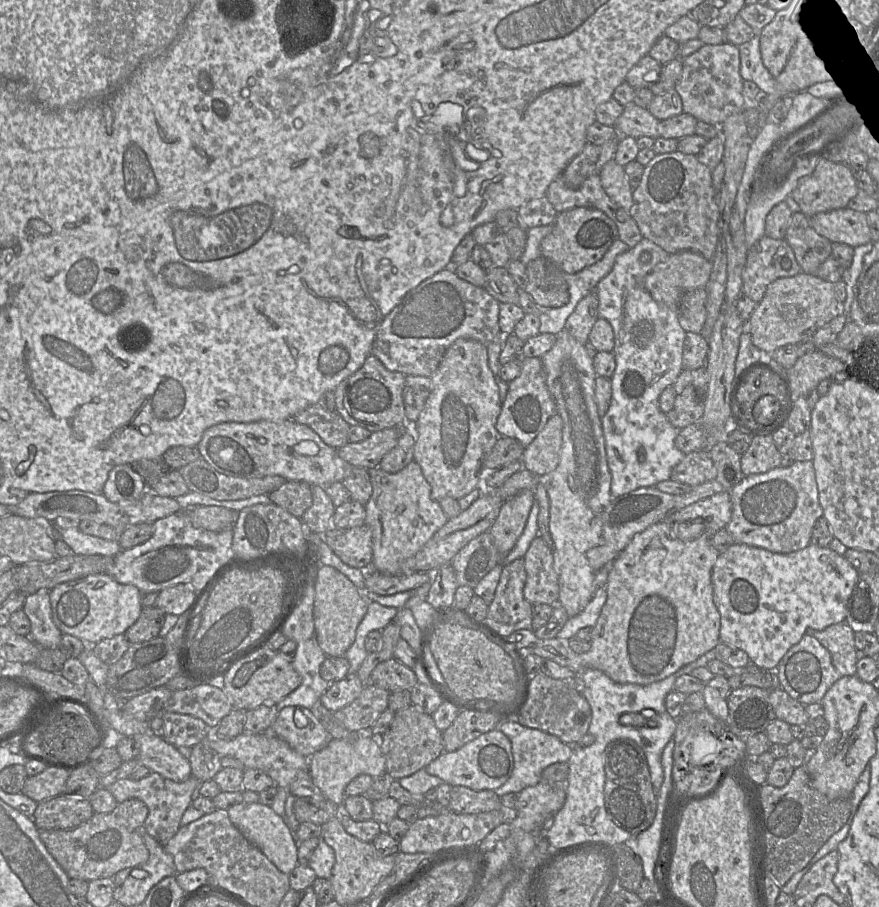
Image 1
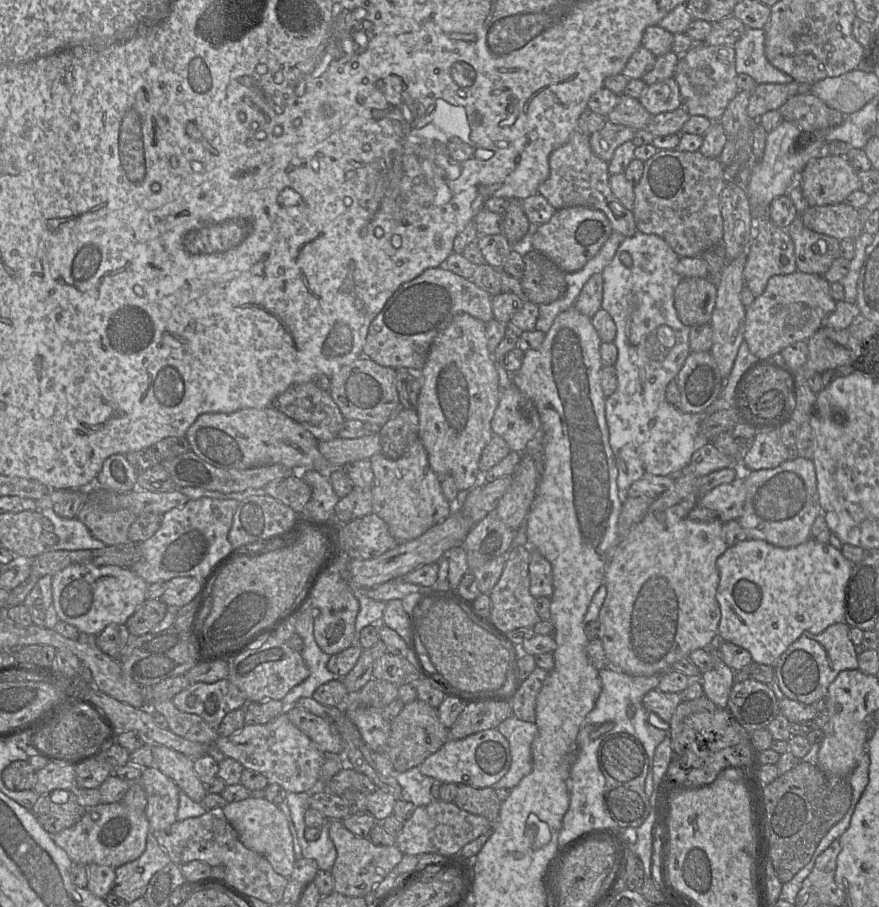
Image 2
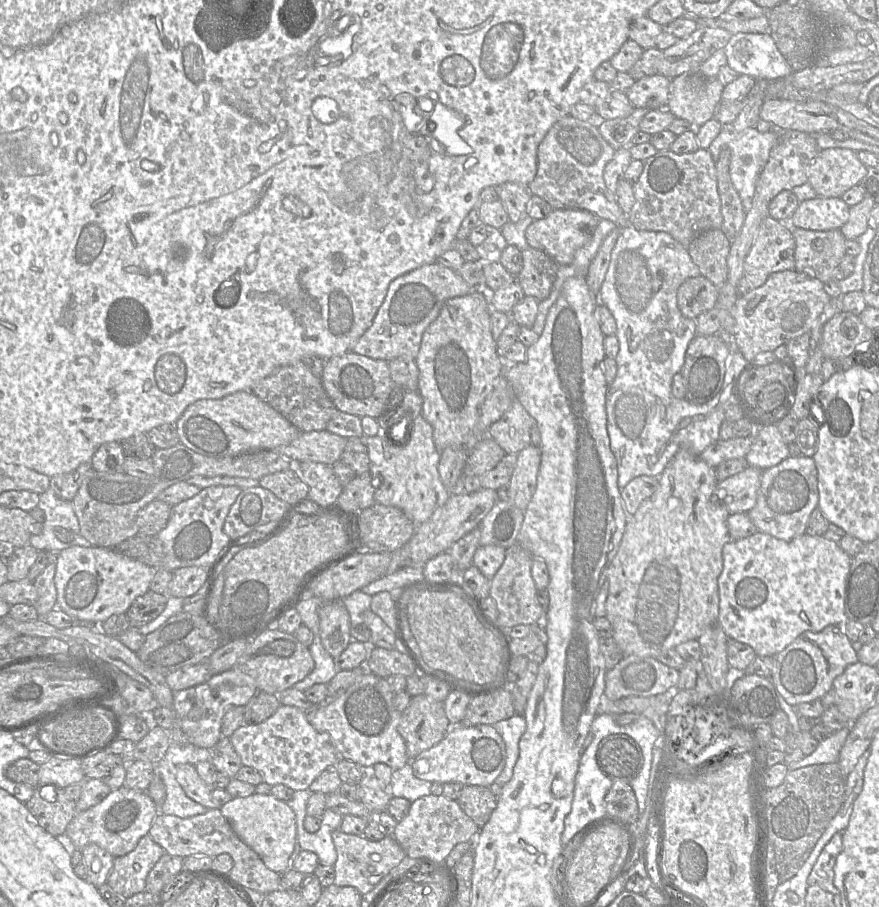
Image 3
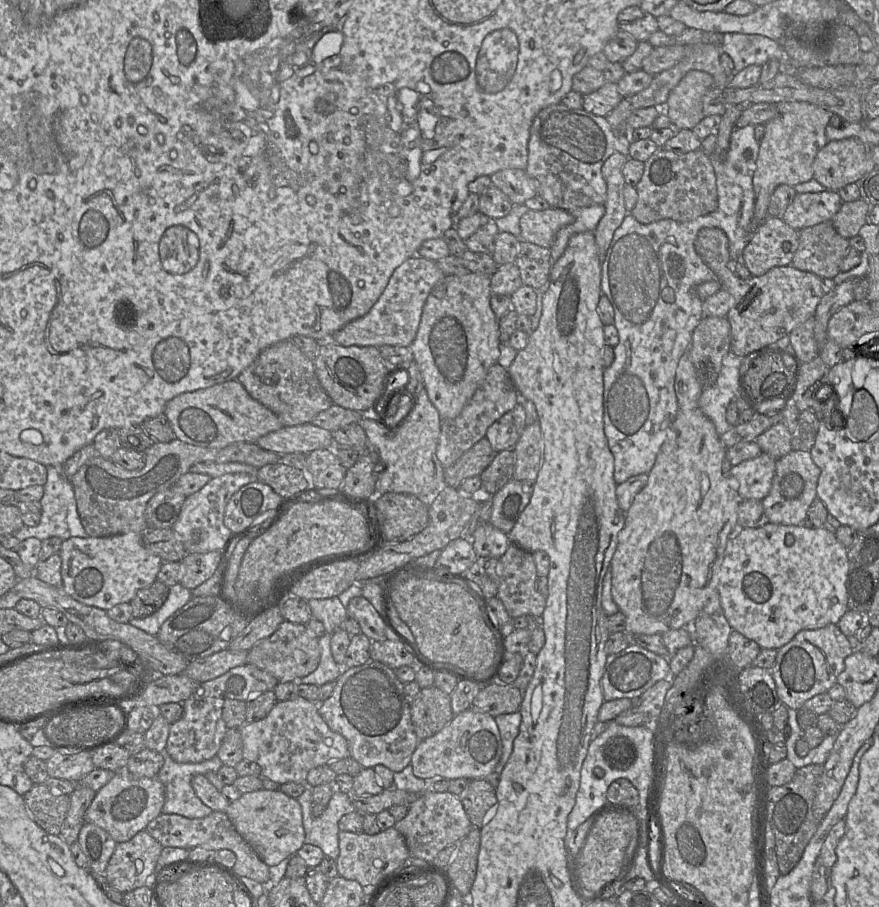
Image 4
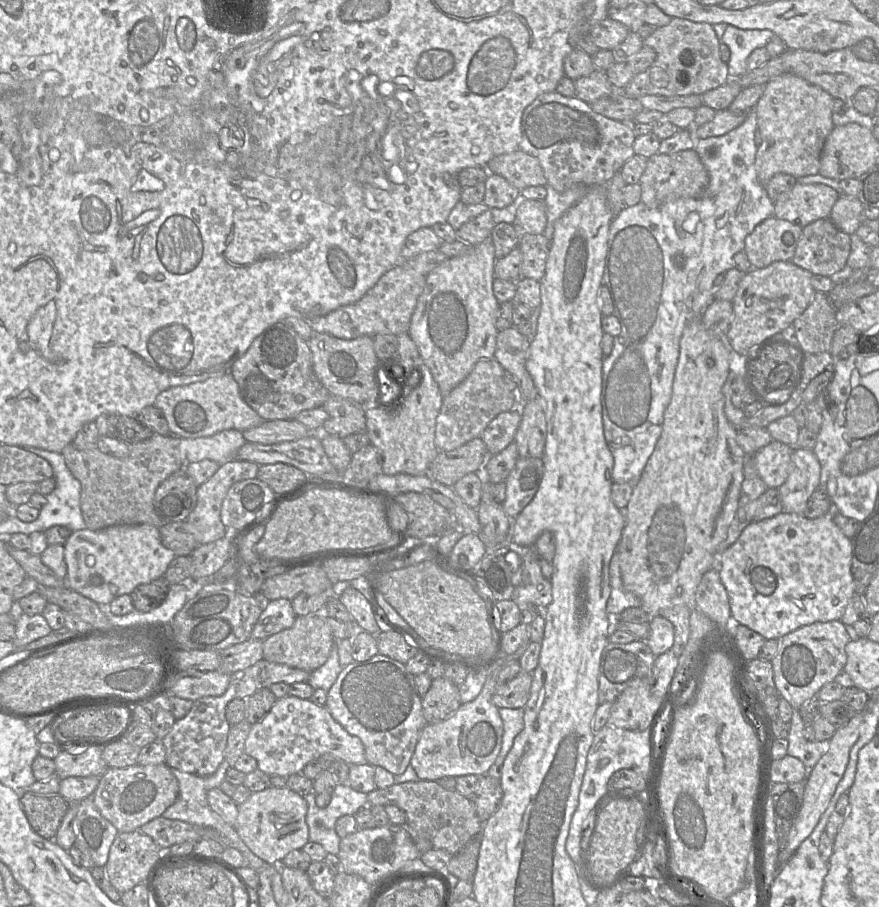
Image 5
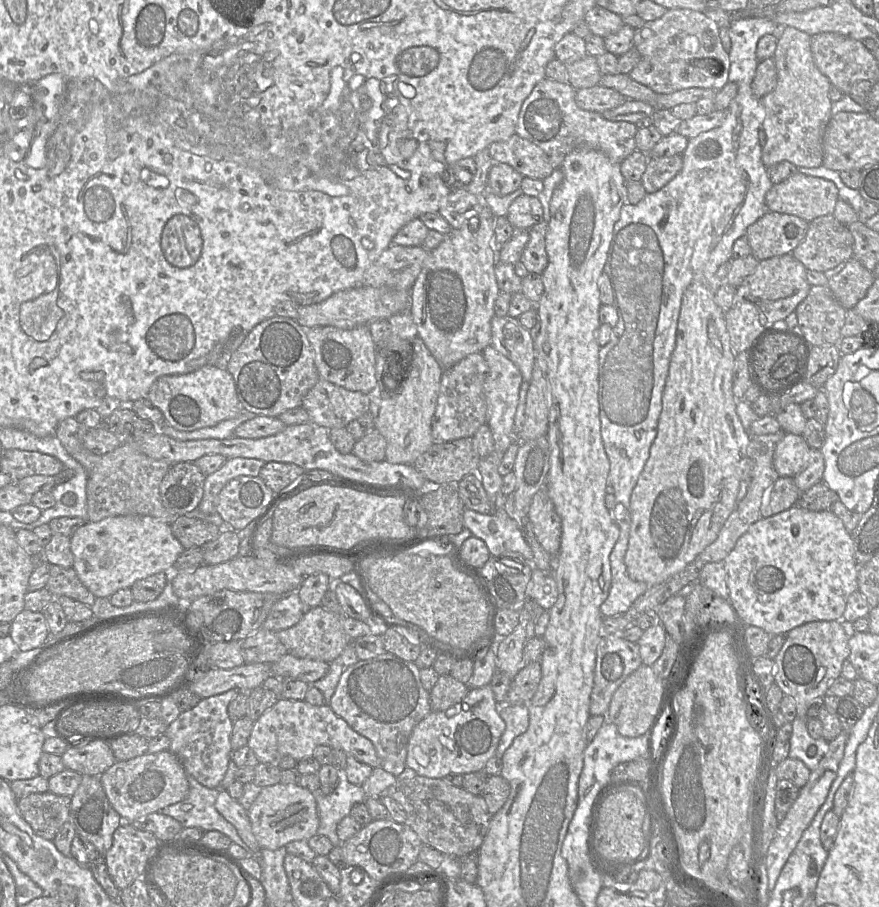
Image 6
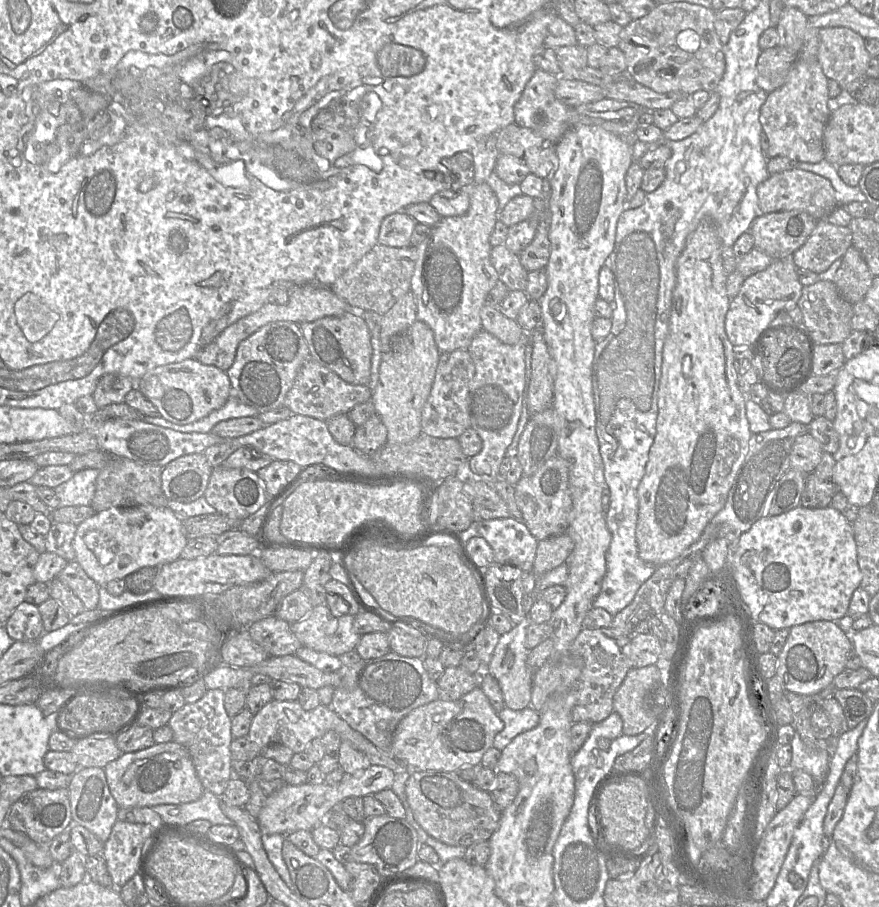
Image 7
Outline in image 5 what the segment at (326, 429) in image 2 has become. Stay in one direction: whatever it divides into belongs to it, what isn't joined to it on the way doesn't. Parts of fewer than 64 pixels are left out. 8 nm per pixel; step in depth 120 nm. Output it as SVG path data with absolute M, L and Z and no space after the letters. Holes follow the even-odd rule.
M284 321L276 322L258 335L248 350L232 365L230 373L238 384L243 401L265 421L294 420L304 410L323 407L331 396L314 373L308 341L301 338Z

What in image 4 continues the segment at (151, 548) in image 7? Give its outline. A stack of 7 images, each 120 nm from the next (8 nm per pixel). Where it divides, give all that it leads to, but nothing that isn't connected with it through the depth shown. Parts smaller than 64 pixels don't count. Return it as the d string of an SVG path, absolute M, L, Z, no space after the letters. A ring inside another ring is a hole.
M128 532L106 537L71 537L62 542L62 587L73 599L105 611L130 602L136 592L157 580L163 560L145 548L143 533Z

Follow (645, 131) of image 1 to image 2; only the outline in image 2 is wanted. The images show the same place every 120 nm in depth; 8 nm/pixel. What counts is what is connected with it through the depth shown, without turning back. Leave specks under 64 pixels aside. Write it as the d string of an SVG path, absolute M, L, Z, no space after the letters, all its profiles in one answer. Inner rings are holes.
M619 95L616 107L608 114L606 120L613 124L621 124L636 131L646 130L652 115L636 99Z

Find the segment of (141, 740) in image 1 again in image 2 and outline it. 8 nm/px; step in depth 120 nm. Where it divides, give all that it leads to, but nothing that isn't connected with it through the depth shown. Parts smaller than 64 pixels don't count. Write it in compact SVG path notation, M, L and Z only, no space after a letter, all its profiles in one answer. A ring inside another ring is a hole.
M152 745L153 765L171 778L179 789L191 800L201 803L206 785L200 781L194 771L194 759L163 745Z

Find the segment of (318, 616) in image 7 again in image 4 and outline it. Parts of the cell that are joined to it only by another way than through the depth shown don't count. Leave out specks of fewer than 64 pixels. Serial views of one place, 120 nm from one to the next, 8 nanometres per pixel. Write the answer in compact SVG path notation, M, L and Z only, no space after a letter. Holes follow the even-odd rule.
M284 620L277 630L258 641L247 655L247 663L273 675L280 683L298 681L314 672L320 662L319 637L308 630L306 624Z

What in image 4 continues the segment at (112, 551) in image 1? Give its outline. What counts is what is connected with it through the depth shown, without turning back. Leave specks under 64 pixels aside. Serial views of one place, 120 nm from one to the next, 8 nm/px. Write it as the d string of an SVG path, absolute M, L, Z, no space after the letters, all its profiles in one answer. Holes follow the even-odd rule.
M54 466L45 467L47 469L47 481L44 485L43 497L40 500L42 505L40 522L37 526L34 527L23 525L12 535L19 539L20 542L31 537L37 538L41 541L50 537L59 537L63 541L71 537L88 537L77 512L72 484L61 474L61 468Z

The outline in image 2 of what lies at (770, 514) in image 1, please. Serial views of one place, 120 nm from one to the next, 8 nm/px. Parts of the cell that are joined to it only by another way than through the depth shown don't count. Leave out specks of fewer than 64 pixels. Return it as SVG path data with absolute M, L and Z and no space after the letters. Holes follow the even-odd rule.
M793 455L775 468L744 472L746 498L742 515L737 520L745 530L747 539L764 540L781 548L795 547L808 541L811 538L811 526L821 512L812 459Z

